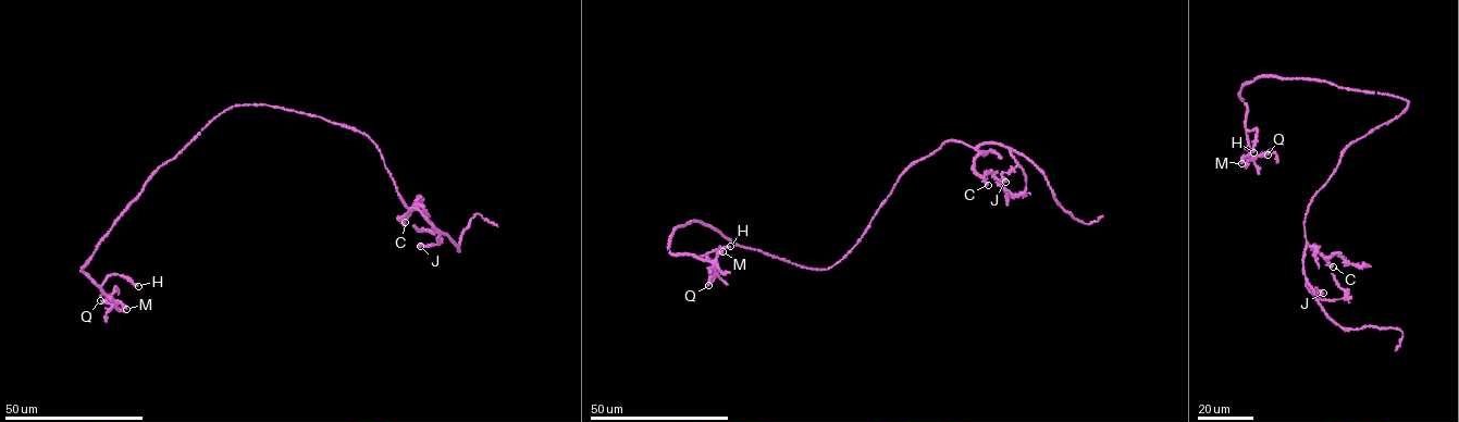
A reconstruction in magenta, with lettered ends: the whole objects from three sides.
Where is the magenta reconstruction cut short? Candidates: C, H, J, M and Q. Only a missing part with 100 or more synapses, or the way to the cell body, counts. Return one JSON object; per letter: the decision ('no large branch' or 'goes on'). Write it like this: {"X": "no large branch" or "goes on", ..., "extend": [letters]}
{"C": "no large branch", "H": "no large branch", "J": "no large branch", "M": "no large branch", "Q": "no large branch", "extend": []}

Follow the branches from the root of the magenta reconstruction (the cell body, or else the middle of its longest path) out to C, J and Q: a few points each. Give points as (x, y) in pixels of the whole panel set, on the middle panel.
C: (854, 245), (900, 176), (946, 141), (960, 141), (978, 151), (974, 170), (988, 185)
J: (854, 245), (900, 176), (946, 141), (974, 147), (991, 143), (1009, 149), (1017, 164), (1002, 173), (1005, 182)
Q: (854, 245), (832, 267), (814, 270), (692, 221), (675, 230), (669, 249), (715, 263), (708, 285)

